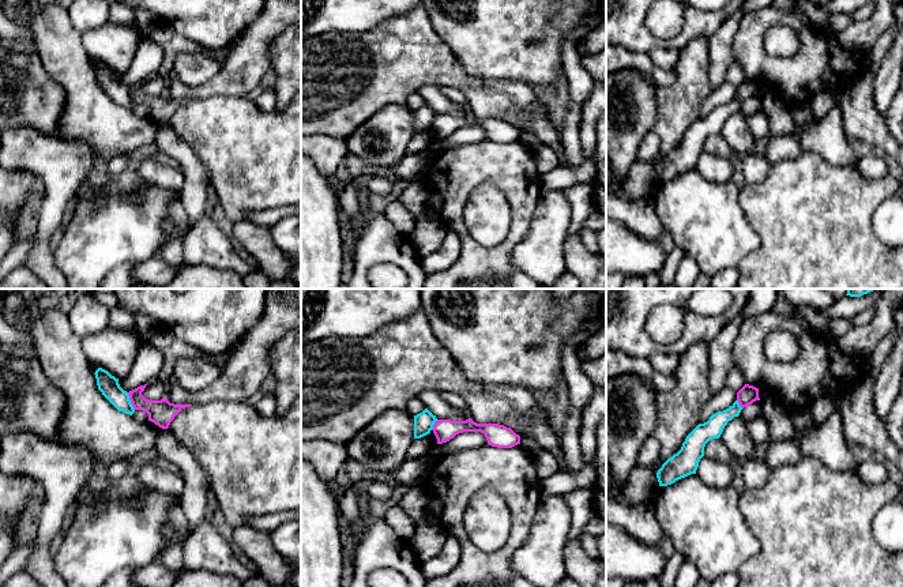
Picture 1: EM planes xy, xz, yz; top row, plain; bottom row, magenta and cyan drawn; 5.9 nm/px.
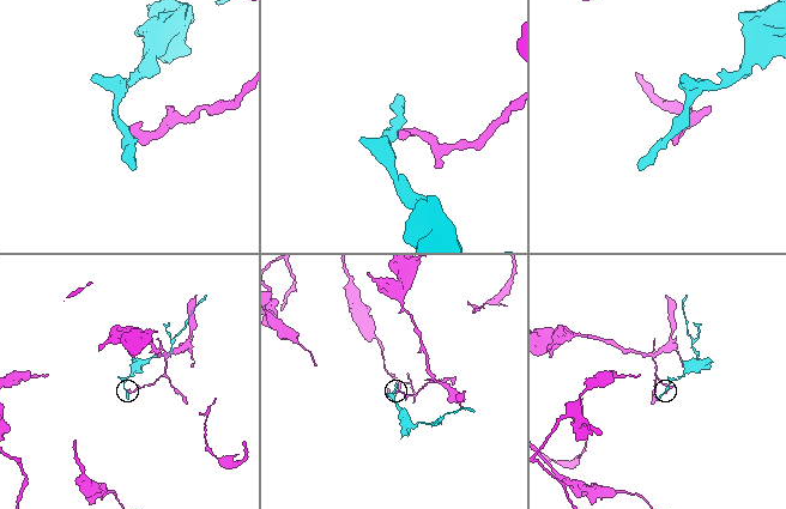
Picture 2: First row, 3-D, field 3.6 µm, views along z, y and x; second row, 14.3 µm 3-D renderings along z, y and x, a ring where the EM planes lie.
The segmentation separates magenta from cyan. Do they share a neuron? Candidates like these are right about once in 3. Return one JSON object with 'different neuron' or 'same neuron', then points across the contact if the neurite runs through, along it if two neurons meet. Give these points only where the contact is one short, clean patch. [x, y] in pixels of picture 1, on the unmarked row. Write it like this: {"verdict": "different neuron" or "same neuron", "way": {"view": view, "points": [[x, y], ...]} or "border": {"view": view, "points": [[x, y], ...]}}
{"verdict": "different neuron", "border": {"view": "xy", "points": [[127, 87], [135, 104]]}}

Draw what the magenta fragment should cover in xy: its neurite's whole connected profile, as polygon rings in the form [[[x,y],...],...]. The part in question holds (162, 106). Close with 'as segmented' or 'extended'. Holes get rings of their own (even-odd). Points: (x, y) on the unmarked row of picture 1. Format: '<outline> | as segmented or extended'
[[[147,79],[140,80],[128,87],[129,95],[135,105],[143,105],[148,109],[148,116],[154,117],[162,124],[168,124],[174,112],[184,104],[192,99],[174,99],[168,94],[148,95],[142,87]]] | as segmented

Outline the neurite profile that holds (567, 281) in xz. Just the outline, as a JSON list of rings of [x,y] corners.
[[[565,271],[552,289],[580,289],[580,279],[569,271]]]

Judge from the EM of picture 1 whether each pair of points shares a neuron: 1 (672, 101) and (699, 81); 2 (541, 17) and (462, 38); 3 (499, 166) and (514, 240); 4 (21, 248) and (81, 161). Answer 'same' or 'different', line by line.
1: same
2: same
3: same
4: different

